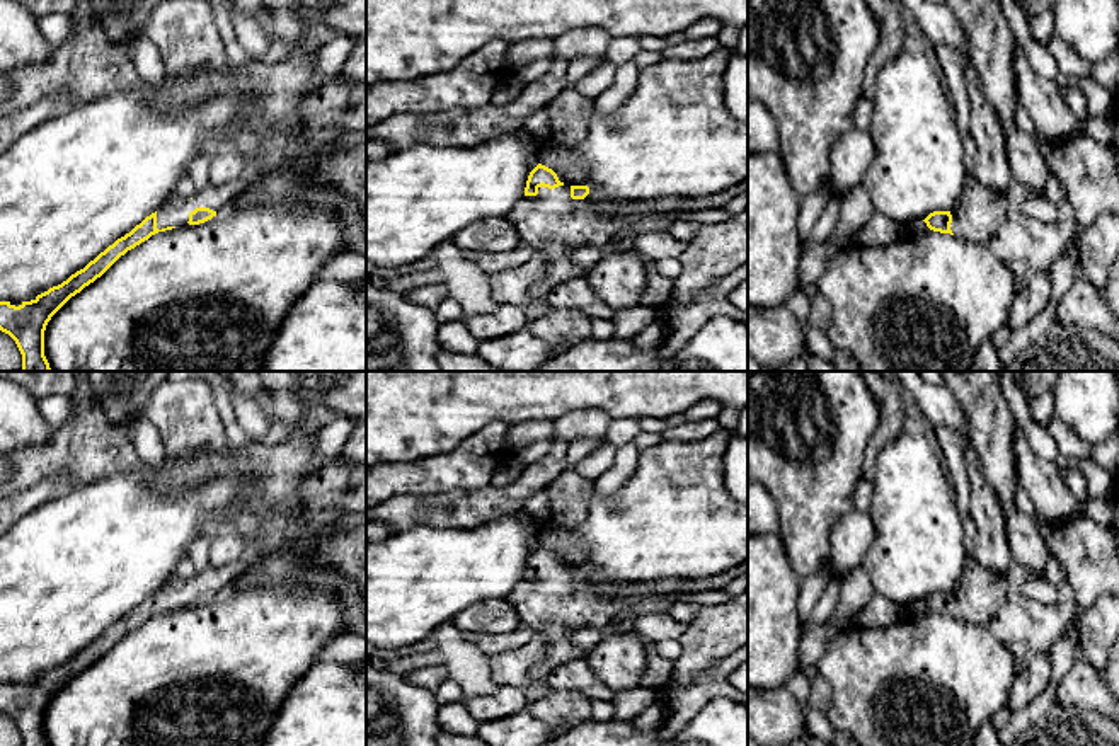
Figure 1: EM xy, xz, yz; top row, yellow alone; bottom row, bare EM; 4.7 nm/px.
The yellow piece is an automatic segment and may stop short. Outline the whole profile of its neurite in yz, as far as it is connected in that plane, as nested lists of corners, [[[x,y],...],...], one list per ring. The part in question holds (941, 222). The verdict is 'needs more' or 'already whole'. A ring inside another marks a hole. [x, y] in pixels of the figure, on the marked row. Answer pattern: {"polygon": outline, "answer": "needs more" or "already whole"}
{"polygon": [[[969,174],[957,208],[952,211],[933,211],[923,221],[933,232],[957,235],[986,245],[1007,218],[1005,196],[979,184]]], "answer": "needs more"}

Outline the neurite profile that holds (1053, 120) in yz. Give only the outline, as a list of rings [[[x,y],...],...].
[[[1022,48],[1015,53],[1013,70],[1019,106],[1027,109],[1039,140],[1061,143],[1085,131],[1085,124],[1073,116],[1063,100],[1056,80],[1039,75]]]

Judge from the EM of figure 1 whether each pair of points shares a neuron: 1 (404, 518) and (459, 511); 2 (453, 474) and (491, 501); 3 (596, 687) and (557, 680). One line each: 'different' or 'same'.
1: same
2: different
3: same

